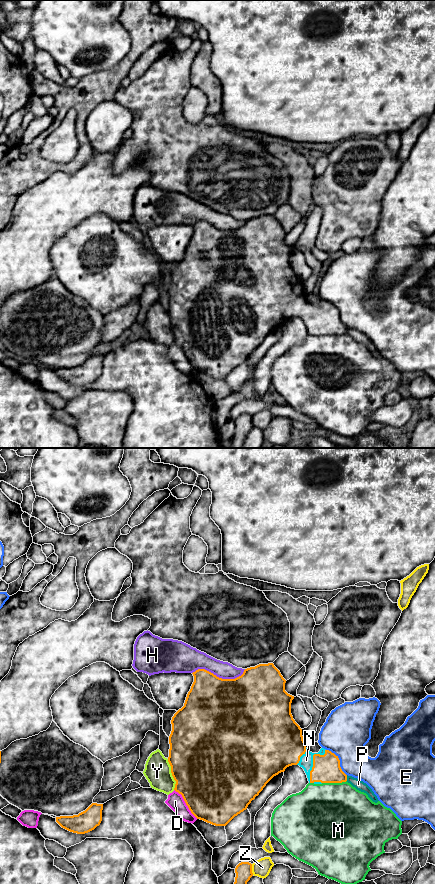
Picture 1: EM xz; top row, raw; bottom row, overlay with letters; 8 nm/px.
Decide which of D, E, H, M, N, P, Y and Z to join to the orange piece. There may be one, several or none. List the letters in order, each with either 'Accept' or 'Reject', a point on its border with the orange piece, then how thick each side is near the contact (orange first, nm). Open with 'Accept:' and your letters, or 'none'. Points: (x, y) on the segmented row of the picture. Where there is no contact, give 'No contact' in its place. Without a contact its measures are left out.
Accept: N
D: Reject. Touches orange at xz (185, 802). Thickness 500 nm (orange) against 140 nm
E: Reject. Touches orange at xz (339, 761). Thickness 220 nm (orange) against 380 nm
H: Reject. Touches orange at xz (219, 678). Thickness 500 nm (orange) against 160 nm
M: Reject. Touches orange at xz (334, 782). Thickness 220 nm (orange) against 500 nm
N: Accept. Touches orange at xz (313, 761). Thickness 220 nm (orange) against 110 nm
P: Reject. Touches orange at xz (346, 778). Thickness 220 nm (orange) against 80 nm
Y: Reject. Touches orange at xz (172, 774). Thickness 500 nm (orange) against 220 nm
Z: Reject. Touches orange at xz (251, 869). Thickness 140 nm (orange) against 140 nm

